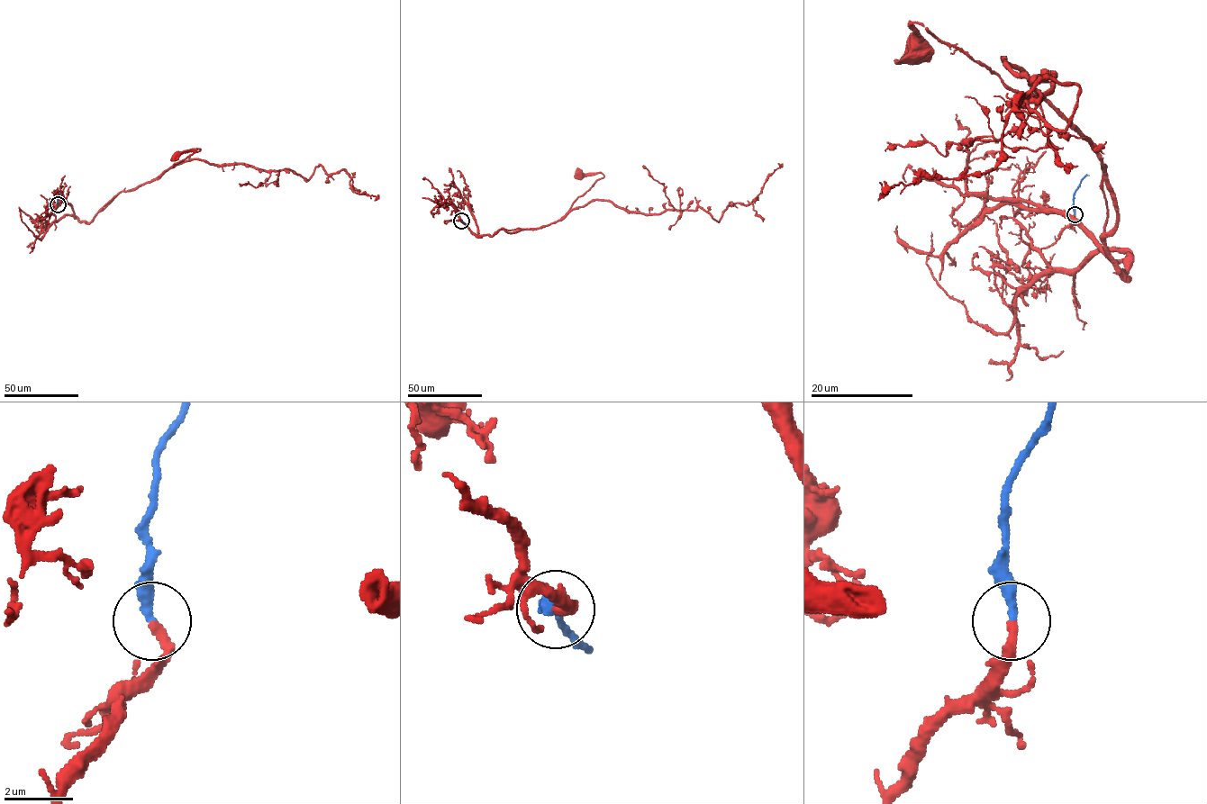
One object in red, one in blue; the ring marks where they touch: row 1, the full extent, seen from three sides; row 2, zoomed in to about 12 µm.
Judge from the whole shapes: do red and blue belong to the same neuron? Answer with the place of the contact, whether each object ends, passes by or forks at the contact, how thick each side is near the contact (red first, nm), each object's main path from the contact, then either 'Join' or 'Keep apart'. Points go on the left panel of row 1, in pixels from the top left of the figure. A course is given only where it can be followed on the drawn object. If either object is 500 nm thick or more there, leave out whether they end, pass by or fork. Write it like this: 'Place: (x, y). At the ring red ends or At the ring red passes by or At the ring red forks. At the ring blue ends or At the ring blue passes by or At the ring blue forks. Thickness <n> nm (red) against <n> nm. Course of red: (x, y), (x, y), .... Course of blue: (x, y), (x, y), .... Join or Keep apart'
Place: (58, 204). At the ring red ends. At the ring blue ends. Thickness 280 nm (red) against 300 nm. Course of red: (58, 204), (55, 220), (71, 215), (89, 222), (121, 192), (151, 182), (200, 149), (175, 157). Course of blue: (58, 204), (58, 197), (61, 193). Join

